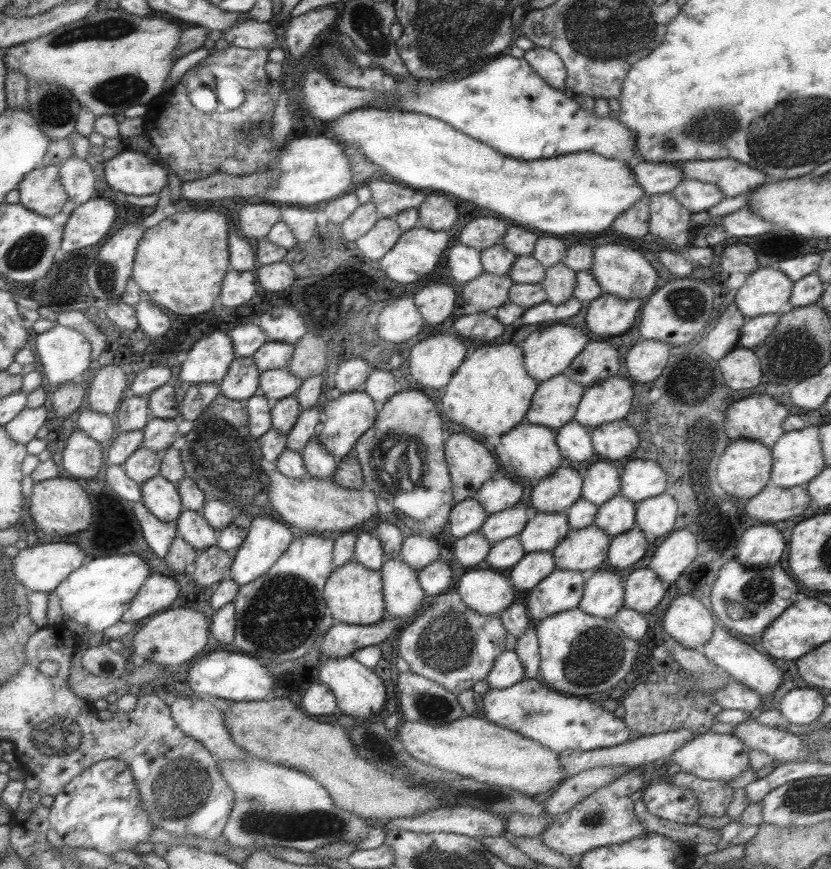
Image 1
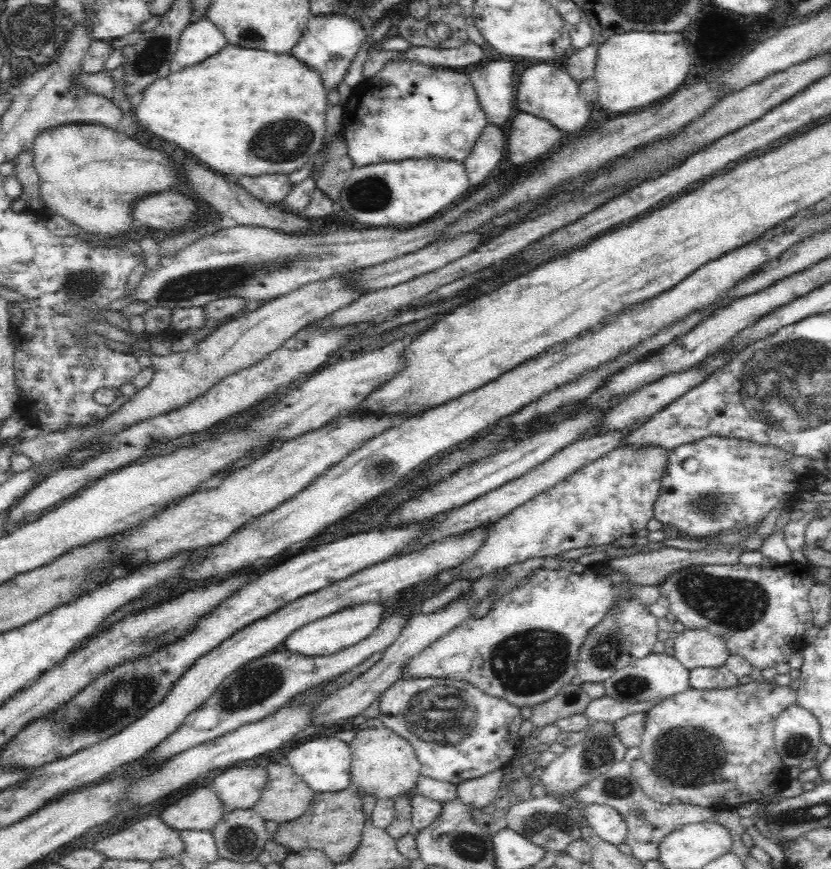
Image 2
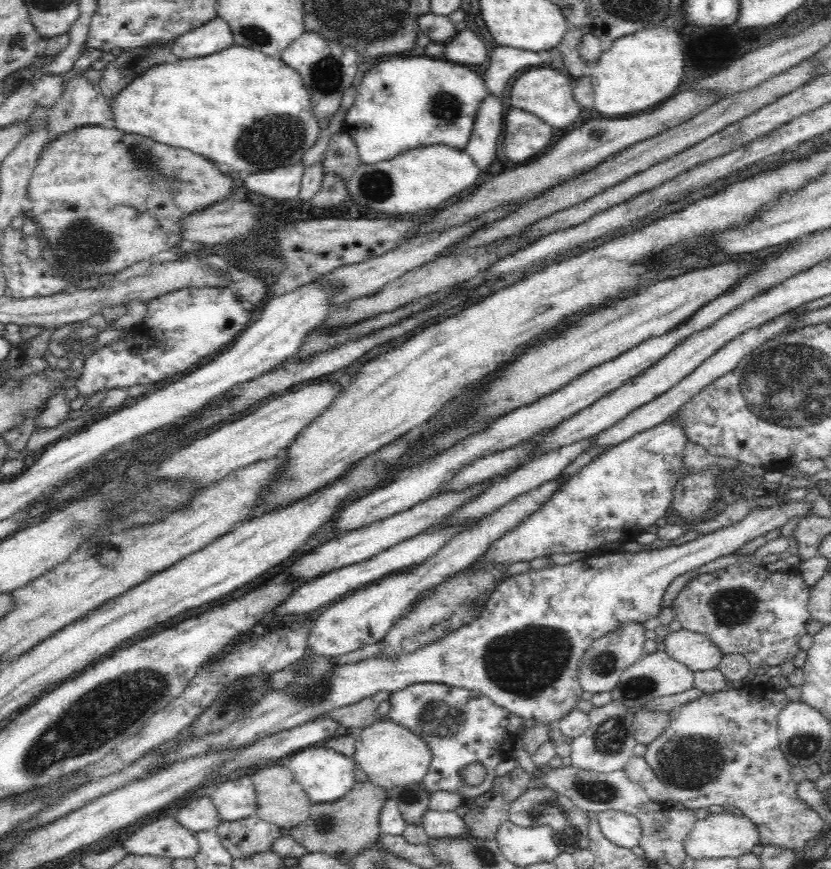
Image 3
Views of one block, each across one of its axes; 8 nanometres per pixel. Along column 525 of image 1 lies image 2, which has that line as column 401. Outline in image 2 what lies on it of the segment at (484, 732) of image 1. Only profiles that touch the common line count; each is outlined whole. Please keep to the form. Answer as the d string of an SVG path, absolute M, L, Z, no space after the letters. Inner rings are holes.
M385 727L358 730L355 732L355 738L350 742L349 748L352 752L350 786L362 796L369 794L376 800L394 800L414 789L416 779L421 772L421 764L416 757L414 748L396 733Z

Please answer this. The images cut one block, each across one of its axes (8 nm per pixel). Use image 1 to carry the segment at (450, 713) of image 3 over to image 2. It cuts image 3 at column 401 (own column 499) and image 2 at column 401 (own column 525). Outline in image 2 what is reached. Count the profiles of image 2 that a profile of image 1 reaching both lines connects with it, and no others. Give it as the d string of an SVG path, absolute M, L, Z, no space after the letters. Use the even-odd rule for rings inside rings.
M403 678L386 690L378 703L378 719L383 723L383 727L396 733L414 748L421 764L420 773L430 778L458 784L494 770L505 769L519 755L518 750L523 738L518 734L523 722L521 708L498 696L488 695L464 680Z

